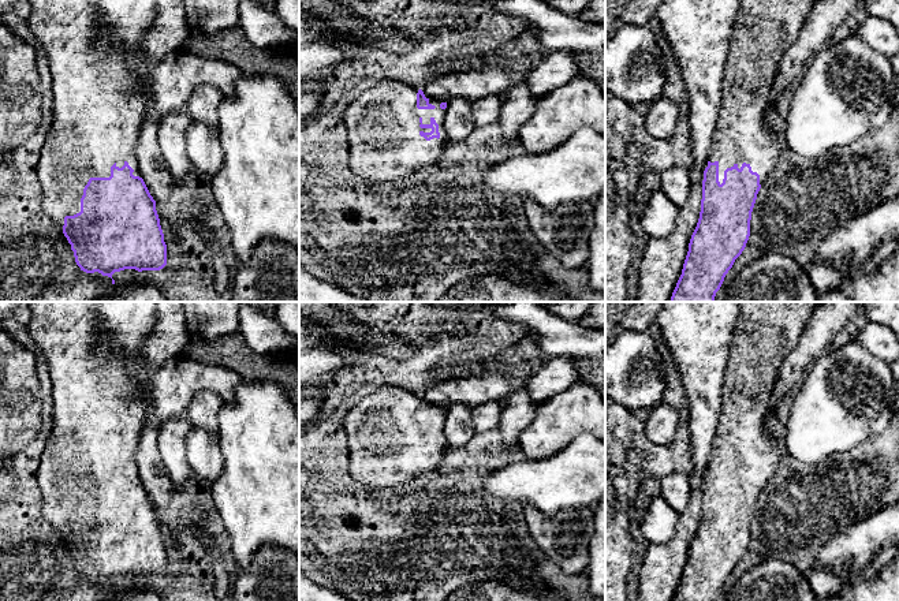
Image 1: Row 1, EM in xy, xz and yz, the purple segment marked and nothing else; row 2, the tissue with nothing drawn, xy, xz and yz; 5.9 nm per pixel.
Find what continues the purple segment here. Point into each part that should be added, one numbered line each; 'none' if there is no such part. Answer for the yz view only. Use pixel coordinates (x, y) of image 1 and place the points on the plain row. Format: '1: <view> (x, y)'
1: yz (765, 333)

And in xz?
1: xz (383, 435)

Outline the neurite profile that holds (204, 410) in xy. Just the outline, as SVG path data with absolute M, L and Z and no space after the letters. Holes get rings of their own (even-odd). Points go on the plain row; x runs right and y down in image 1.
M212 391L197 393L187 413L191 425L206 430L209 434L219 436L219 411L223 403L223 399Z

